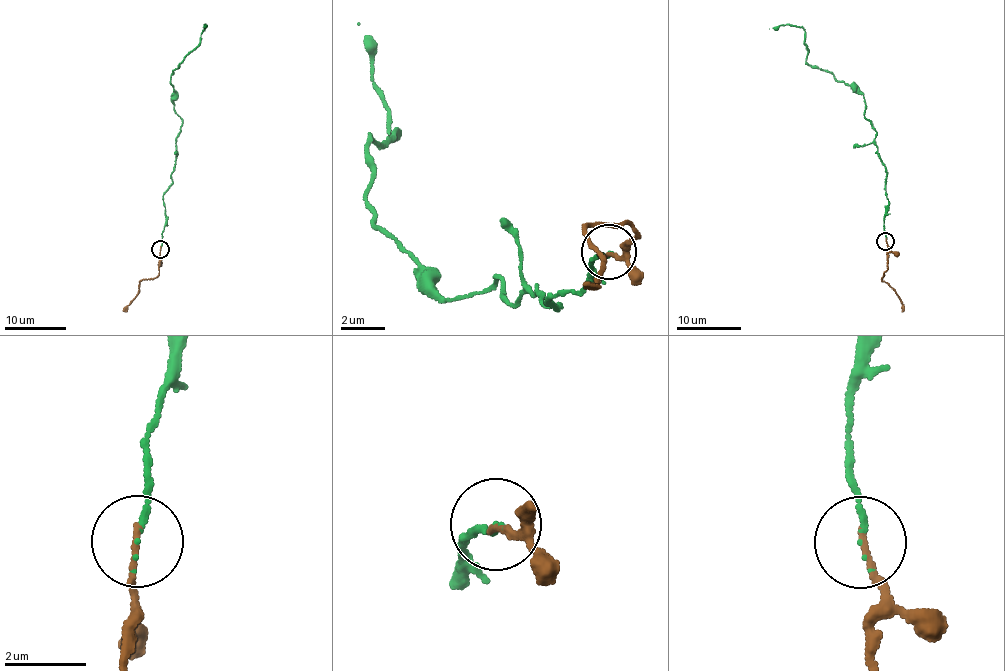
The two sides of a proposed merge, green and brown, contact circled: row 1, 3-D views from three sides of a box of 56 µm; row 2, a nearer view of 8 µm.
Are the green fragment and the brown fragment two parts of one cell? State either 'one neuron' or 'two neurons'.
one neuron

